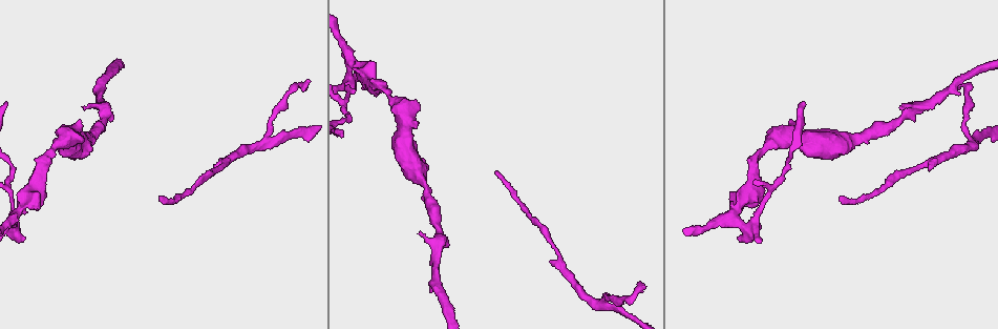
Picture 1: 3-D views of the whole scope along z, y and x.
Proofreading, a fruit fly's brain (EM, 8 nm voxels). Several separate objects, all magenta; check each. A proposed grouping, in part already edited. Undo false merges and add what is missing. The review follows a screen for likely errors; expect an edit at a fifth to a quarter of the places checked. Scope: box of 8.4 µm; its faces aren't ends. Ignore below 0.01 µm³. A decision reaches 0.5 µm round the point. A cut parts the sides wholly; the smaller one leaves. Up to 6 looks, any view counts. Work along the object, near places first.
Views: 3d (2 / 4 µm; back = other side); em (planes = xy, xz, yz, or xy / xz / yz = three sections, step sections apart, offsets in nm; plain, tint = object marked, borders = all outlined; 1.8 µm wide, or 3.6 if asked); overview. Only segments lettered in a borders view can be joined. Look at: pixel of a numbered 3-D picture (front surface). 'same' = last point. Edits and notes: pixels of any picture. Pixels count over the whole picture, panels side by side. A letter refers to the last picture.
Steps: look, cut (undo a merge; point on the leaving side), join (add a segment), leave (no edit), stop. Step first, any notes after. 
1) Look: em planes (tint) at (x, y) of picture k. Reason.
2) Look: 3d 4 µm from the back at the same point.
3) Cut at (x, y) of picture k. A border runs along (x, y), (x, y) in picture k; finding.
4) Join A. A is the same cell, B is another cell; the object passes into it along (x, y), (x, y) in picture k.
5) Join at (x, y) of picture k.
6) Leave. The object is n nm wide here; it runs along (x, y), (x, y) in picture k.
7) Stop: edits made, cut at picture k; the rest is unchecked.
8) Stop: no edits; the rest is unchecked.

Look: 3d 2 µm at (641, 282) of picture 1. Branch stops here.

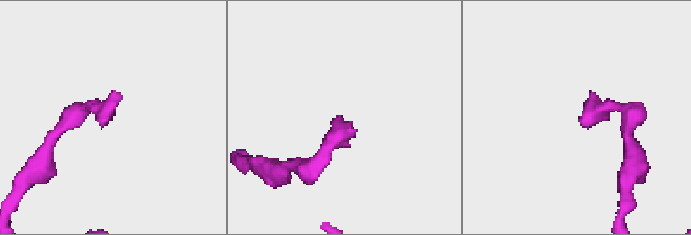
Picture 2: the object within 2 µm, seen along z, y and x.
Look: em planes (plain) at (106, 124) of picture 2. Need the tissue.

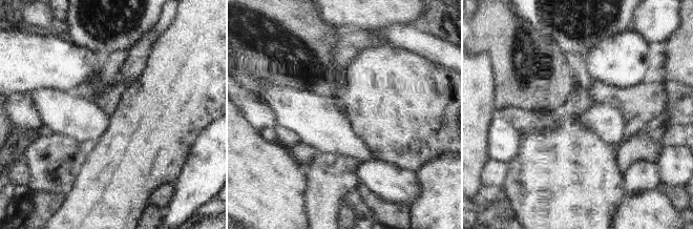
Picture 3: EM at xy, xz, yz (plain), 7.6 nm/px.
Look: em planes (borders) at the same point.

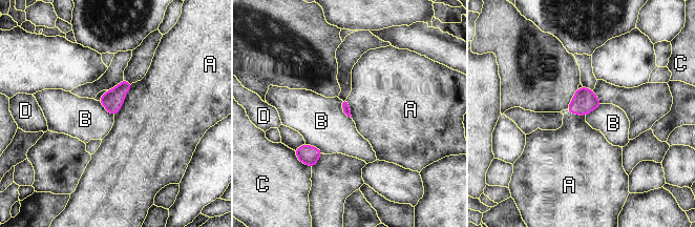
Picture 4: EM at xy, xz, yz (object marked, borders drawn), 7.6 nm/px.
Leave. A, B, C and D are other cells; a border runs along (132, 83), (122, 107), (113, 116) in picture 4; none of them fits.

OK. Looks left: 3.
Look: em planes (plain) at (261, 142) of picture 1. Three-way junction.

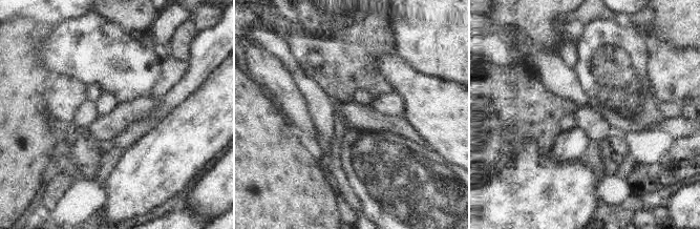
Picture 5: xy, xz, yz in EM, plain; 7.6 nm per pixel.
Look: em planes (borders) at the same point. What lies round it.

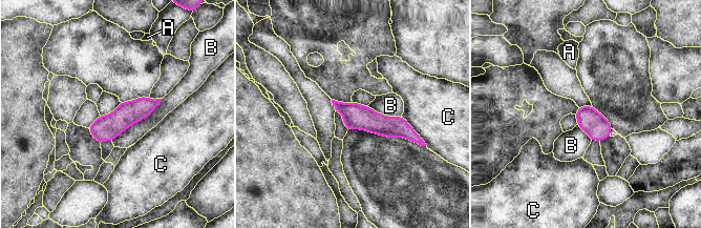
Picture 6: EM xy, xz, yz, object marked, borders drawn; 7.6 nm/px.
Leave. A, B and C are other cells; it runs along (335, 103), (411, 137) in picture 6; one neuron here.

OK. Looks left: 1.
Stop: no edits; the rest is unchecked.

